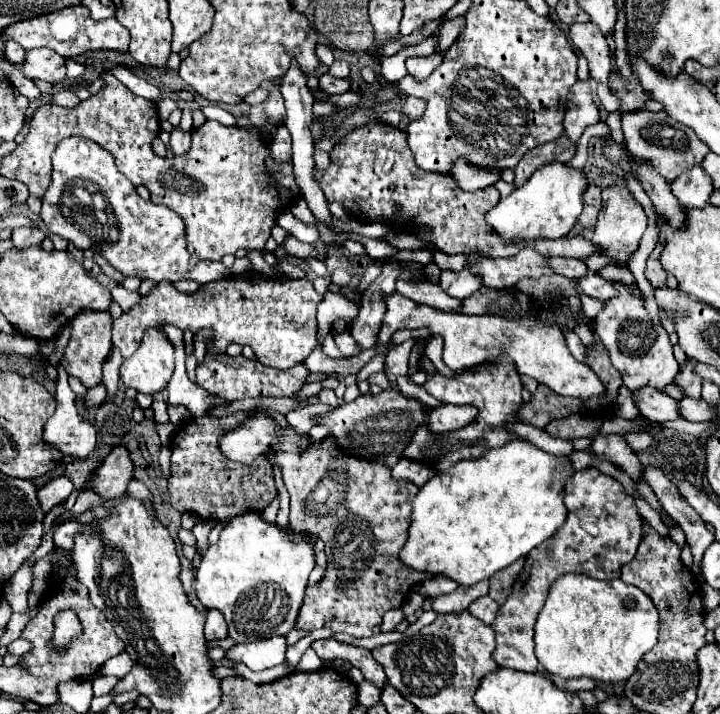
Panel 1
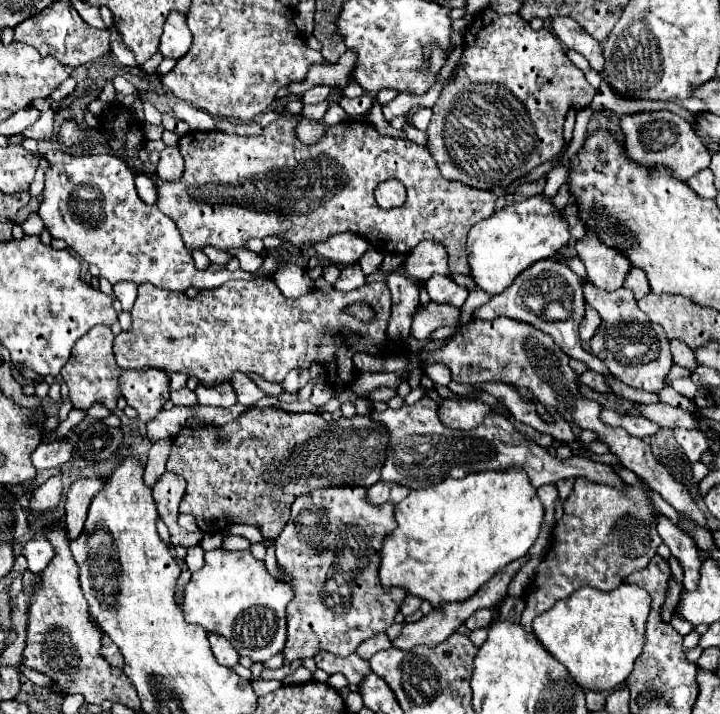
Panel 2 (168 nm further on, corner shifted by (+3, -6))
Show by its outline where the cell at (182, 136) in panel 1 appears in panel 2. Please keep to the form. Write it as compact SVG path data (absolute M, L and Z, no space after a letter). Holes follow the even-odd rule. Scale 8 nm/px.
M166 147L160 153L160 161L156 165L156 175L162 181L176 181L184 173L184 161L178 147Z

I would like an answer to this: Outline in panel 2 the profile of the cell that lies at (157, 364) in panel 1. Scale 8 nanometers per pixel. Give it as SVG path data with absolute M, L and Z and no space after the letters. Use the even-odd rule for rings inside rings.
M126 369L120 379L122 395L132 409L136 409L138 419L148 423L152 421L170 399L168 373L160 369L130 371Z

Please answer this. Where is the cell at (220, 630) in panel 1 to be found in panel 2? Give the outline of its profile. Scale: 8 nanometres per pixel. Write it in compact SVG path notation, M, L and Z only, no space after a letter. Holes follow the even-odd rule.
M208 635L208 639L210 639L212 653L214 653L214 657L216 657L216 661L218 661L220 665L224 665L224 667L234 667L234 665L238 665L240 655L230 647L230 643L226 643L224 637L220 637L220 635Z

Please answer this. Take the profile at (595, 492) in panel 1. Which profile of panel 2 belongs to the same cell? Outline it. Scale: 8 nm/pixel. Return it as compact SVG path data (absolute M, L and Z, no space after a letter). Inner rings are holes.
M576 479L572 495L564 503L564 517L552 531L552 545L530 585L522 613L524 629L532 631L534 617L576 589L588 585L600 591L612 591L630 573L644 569L662 543L656 531L658 515L660 511L648 497L648 491L640 487L628 485L628 491L624 491L604 483Z

